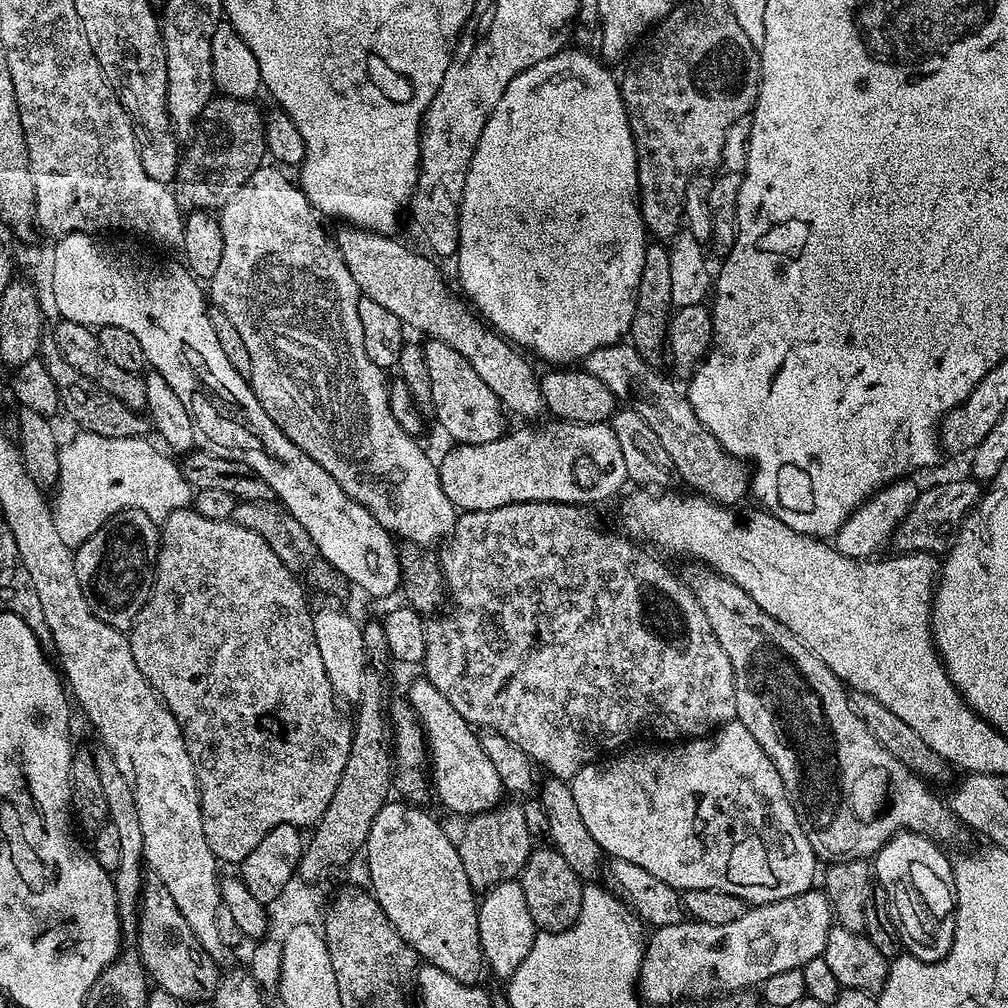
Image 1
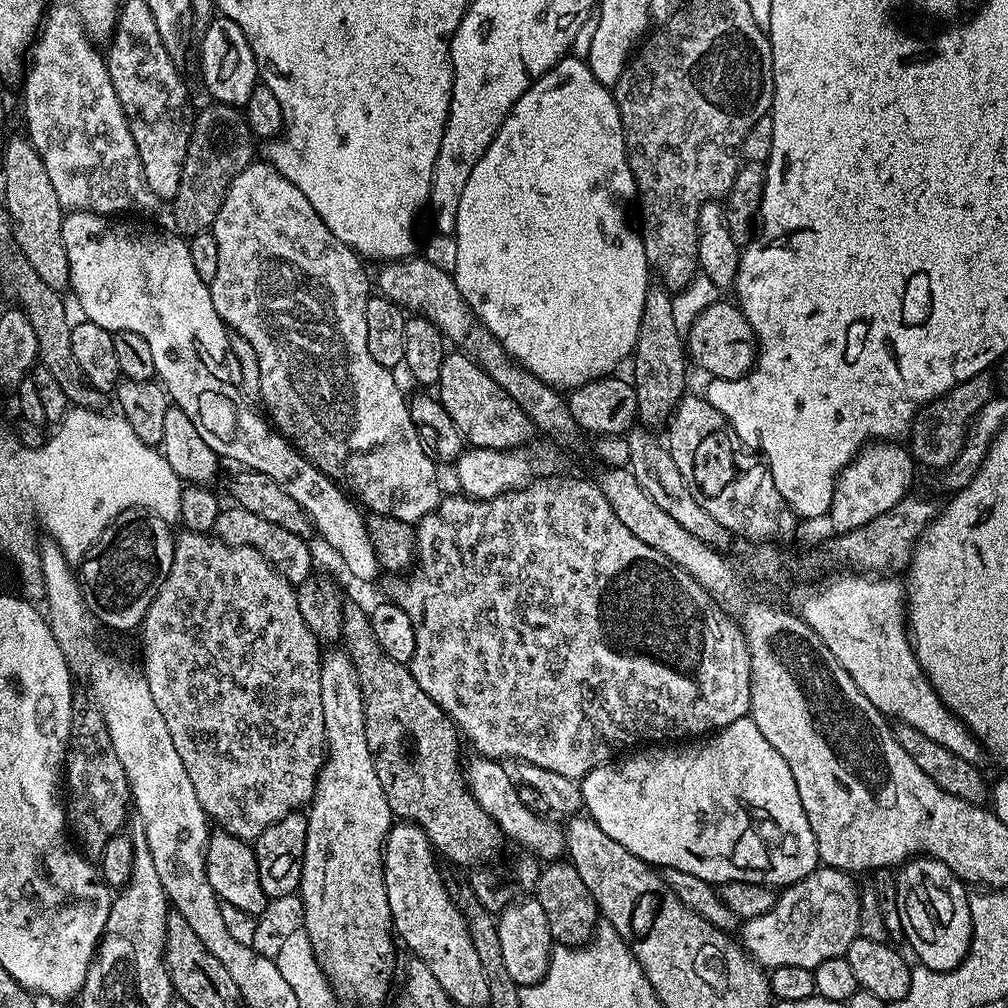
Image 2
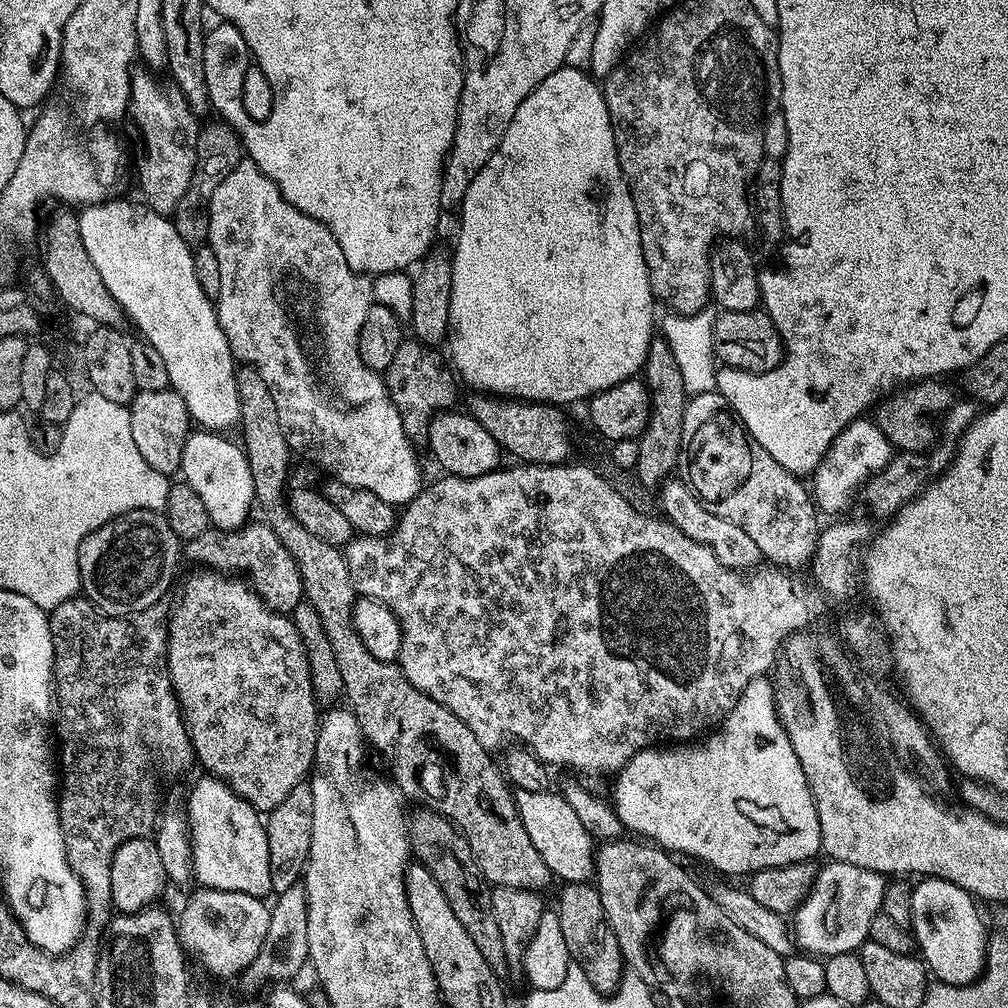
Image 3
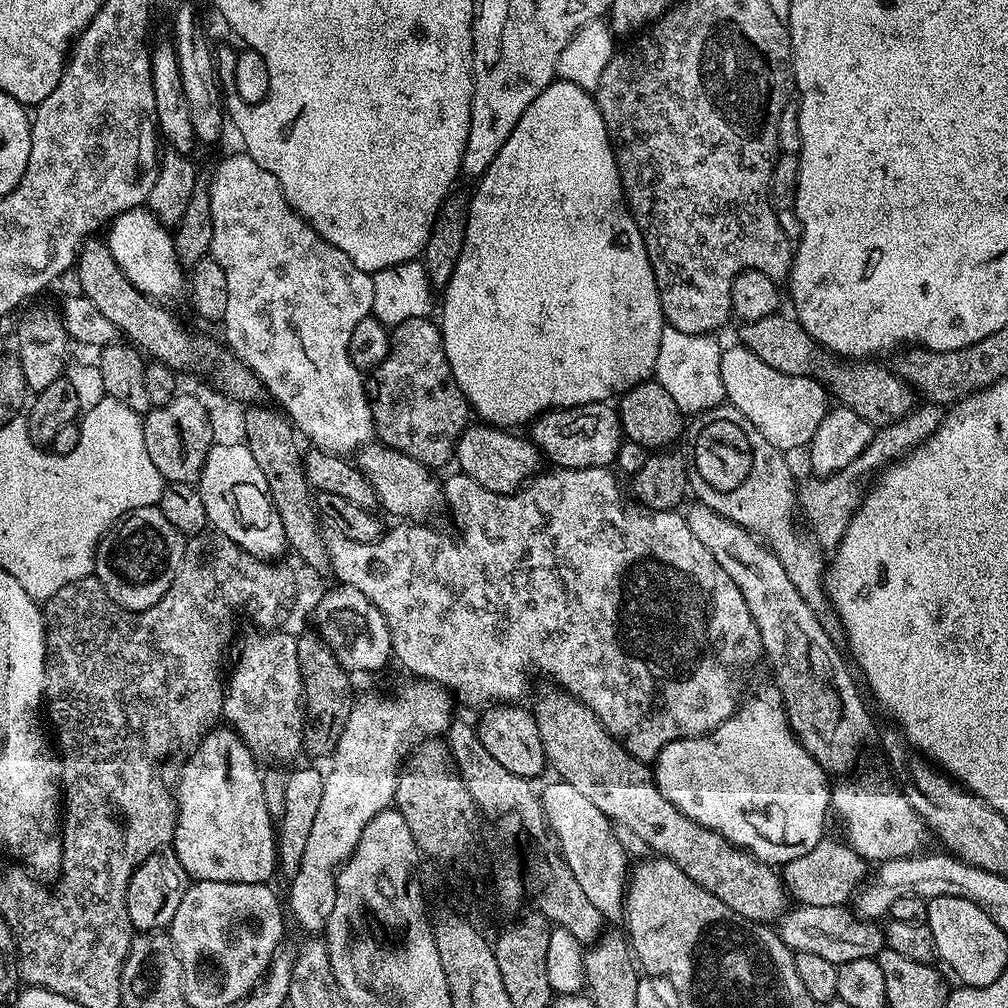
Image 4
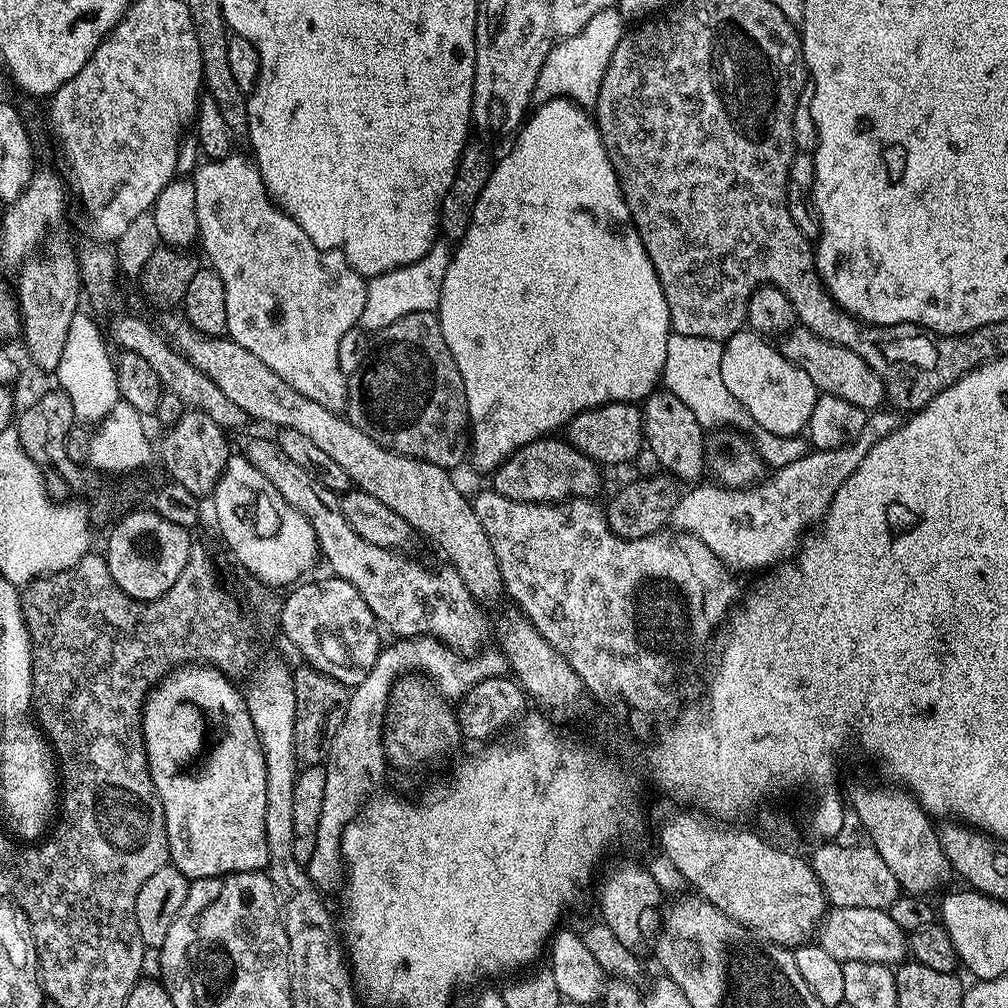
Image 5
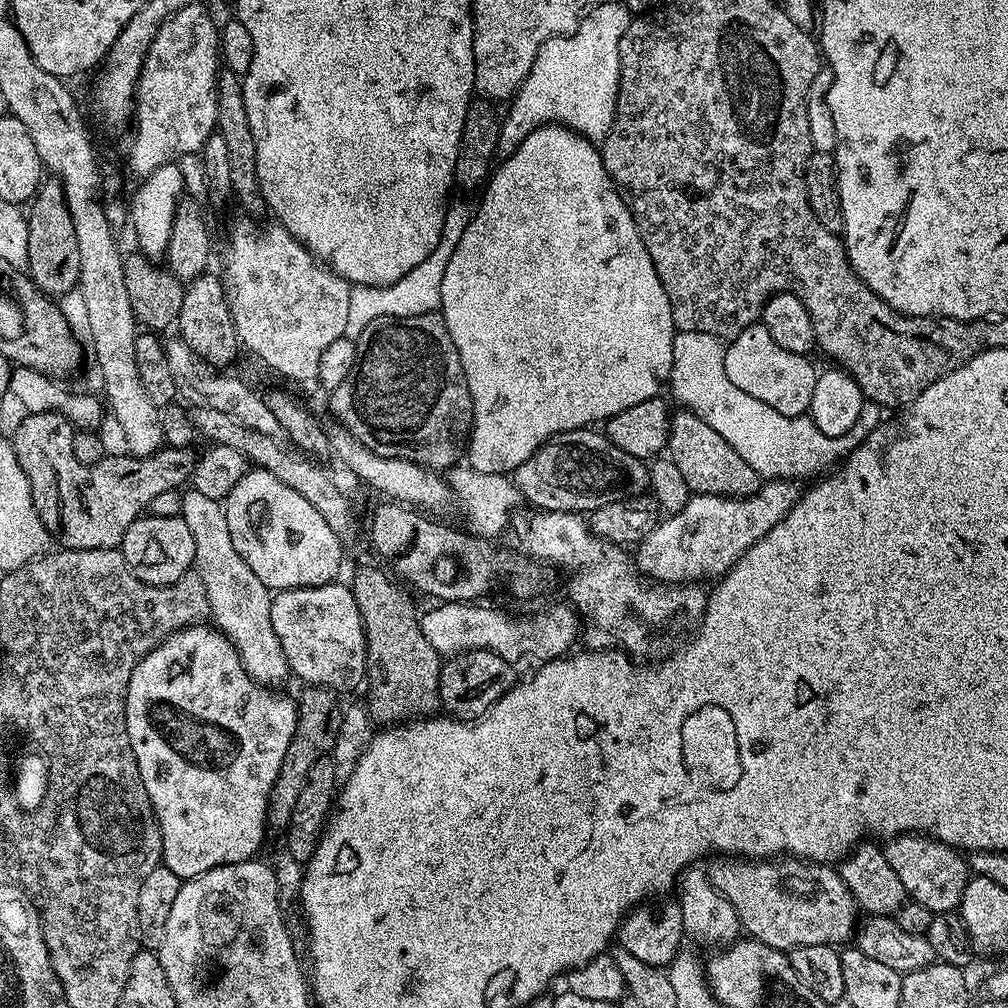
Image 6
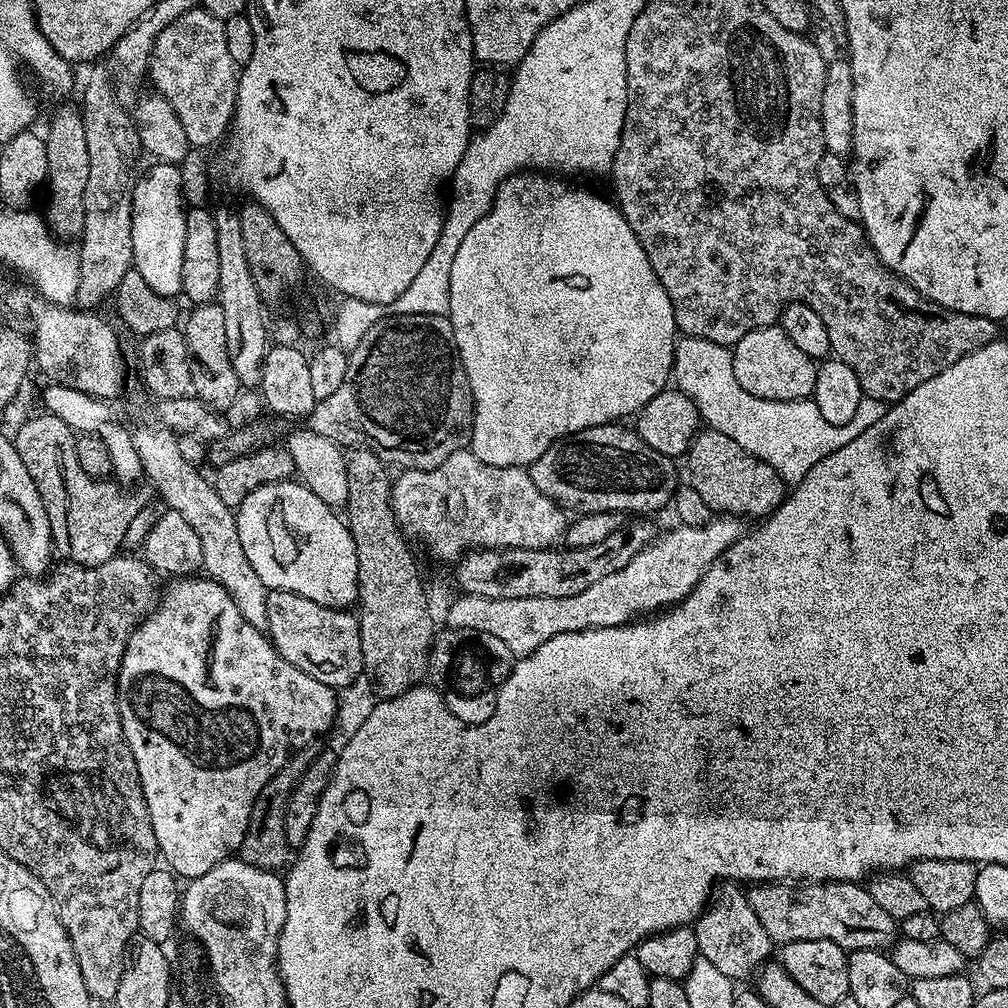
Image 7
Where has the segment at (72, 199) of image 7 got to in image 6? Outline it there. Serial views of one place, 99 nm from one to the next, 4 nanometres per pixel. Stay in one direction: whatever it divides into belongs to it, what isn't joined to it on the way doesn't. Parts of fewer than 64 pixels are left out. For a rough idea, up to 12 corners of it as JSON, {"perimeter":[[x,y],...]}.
{"perimeter":[[59,180],[30,201],[28,275],[45,296],[79,285],[74,218]]}

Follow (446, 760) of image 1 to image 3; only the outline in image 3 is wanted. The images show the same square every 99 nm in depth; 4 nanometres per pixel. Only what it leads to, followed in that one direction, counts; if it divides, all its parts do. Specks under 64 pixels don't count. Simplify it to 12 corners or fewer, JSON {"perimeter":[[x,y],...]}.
{"perimeter":[[515,789],[522,826],[553,877],[586,884],[591,834],[554,790]]}

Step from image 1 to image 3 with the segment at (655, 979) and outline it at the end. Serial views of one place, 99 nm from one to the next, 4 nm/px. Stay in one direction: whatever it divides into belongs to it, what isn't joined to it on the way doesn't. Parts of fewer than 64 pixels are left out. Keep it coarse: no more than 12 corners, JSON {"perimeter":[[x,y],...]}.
{"perimeter":[[832,860],[790,916],[797,949],[856,952],[882,912],[884,873]]}

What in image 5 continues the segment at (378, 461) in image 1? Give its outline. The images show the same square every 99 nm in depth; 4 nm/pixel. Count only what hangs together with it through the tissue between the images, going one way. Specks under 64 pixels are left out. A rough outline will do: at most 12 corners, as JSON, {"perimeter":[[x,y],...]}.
{"perimeter":[[204,162],[198,240],[227,335],[343,413],[340,339],[368,280],[273,201]]}

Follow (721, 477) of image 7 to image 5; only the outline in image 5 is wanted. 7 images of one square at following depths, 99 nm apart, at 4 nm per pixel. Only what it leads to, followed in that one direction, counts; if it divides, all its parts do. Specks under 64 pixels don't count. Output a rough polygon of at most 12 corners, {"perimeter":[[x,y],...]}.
{"perimeter":[[667,390],[643,401],[644,439],[665,473],[705,475],[705,429]]}

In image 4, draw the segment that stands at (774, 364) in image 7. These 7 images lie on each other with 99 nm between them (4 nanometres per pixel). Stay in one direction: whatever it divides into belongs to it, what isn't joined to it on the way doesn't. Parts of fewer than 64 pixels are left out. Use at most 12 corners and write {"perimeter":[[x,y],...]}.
{"perimeter":[[725,347],[727,403],[775,448],[811,444],[830,407],[811,376]]}

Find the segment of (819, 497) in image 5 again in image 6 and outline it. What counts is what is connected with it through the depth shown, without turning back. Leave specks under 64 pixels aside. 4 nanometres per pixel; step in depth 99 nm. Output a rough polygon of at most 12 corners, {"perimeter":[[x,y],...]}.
{"perimeter":[[769,479],[753,496],[689,495],[635,549],[662,584],[733,568],[802,495]]}

